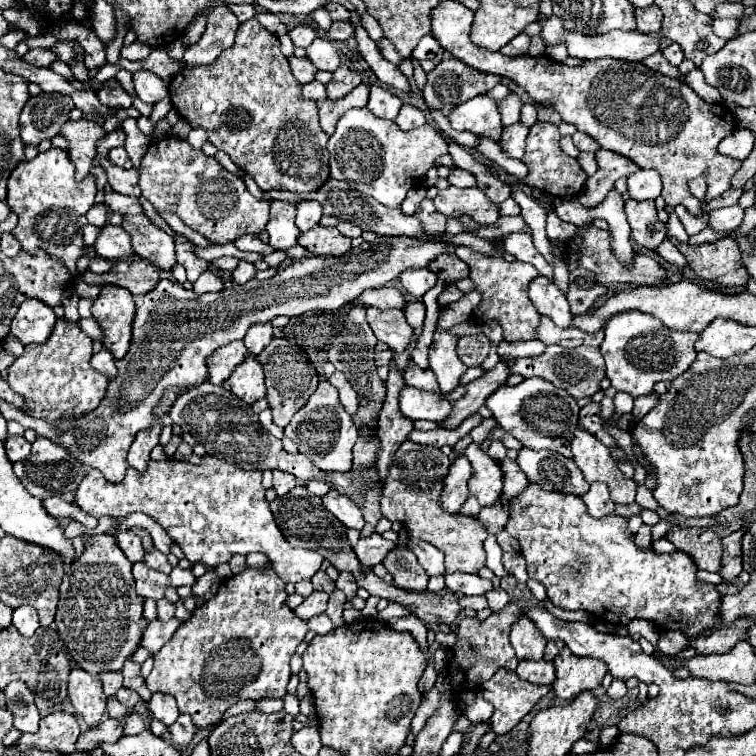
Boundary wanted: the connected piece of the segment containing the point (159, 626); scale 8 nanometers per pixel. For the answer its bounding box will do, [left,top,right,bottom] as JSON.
[142,619,178,653]

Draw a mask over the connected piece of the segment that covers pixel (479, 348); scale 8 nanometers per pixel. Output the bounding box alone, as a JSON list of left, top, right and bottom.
[456,335,490,367]

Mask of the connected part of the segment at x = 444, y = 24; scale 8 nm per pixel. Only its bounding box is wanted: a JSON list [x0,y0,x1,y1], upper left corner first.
[430,1,742,217]

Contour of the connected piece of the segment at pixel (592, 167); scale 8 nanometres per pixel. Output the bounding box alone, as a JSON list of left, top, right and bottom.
[576,153,598,173]

